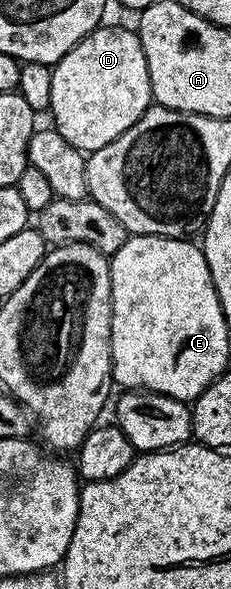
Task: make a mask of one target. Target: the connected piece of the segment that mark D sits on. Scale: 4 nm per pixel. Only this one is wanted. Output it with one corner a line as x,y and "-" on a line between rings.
98,27
90,31
82,41
75,43
63,59
59,59
52,66
51,75
51,103
48,112
53,113
52,128
71,147
81,150
88,155
99,147
107,147
107,143
114,141
127,127
131,127
148,111
153,101
151,79
147,71
147,55
143,55
143,43
136,32
123,30
122,27

